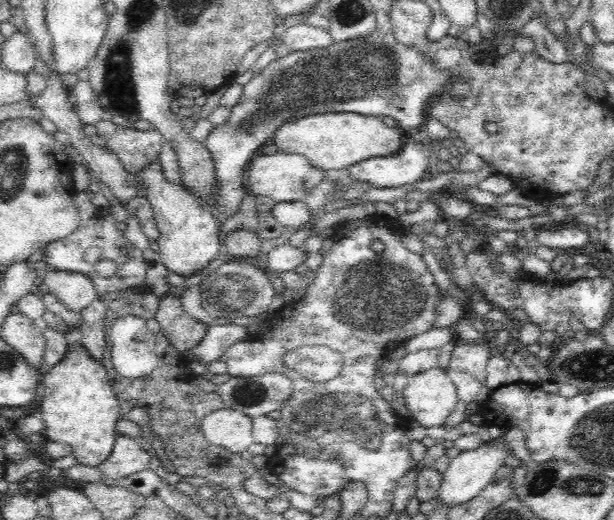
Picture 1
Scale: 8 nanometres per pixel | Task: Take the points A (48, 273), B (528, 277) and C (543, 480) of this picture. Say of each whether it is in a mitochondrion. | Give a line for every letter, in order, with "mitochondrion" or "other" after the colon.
A: other
B: other
C: mitochondrion

